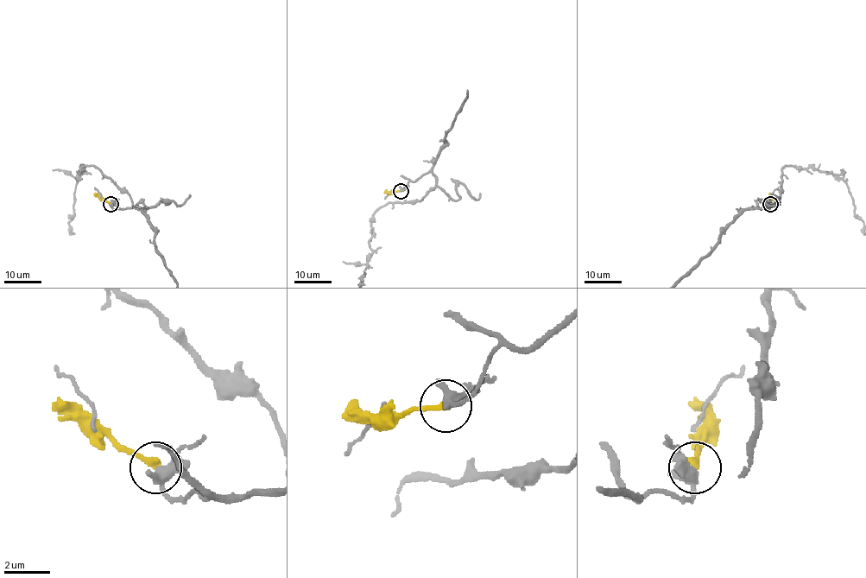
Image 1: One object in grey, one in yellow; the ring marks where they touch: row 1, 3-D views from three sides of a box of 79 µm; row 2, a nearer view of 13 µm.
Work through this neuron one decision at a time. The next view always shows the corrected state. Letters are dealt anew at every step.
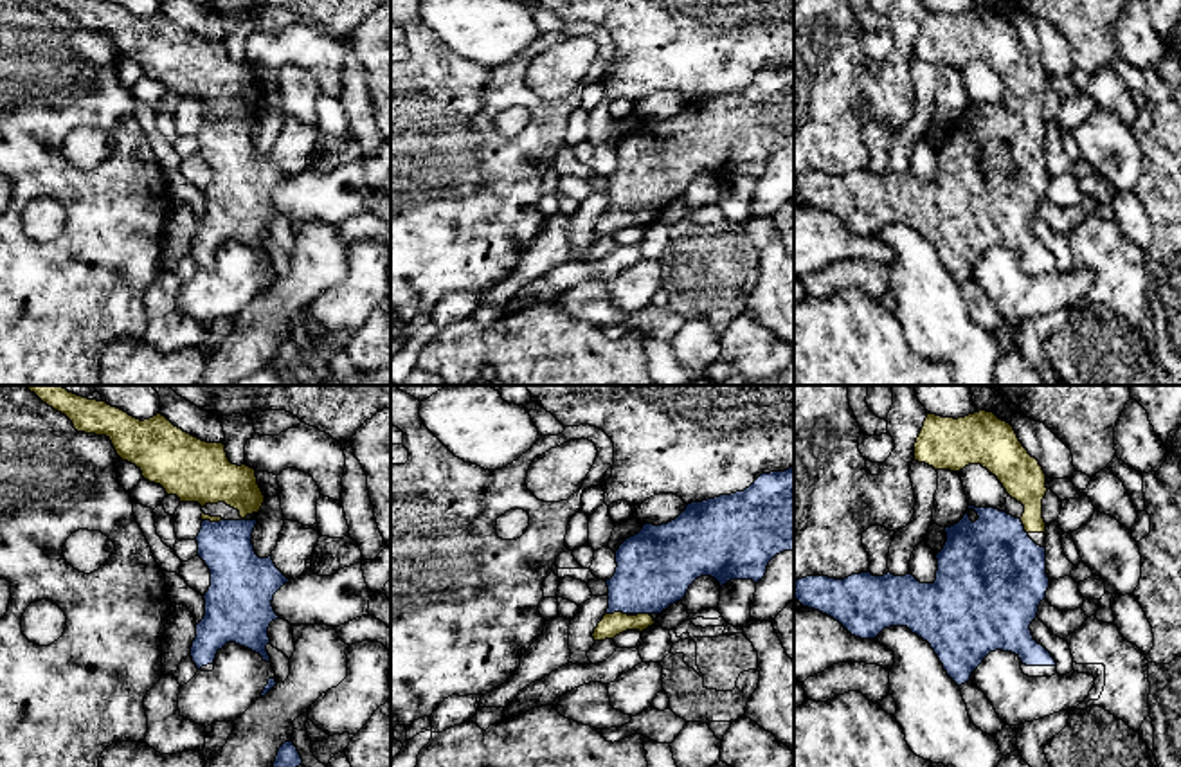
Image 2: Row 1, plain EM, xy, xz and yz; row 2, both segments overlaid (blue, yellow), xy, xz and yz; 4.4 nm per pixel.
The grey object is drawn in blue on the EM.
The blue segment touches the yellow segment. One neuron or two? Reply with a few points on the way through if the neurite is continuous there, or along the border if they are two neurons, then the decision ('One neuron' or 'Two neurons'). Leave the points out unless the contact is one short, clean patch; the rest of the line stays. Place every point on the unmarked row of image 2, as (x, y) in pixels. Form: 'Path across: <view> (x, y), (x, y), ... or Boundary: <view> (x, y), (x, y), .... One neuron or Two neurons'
Path across: xz (654, 166), (616, 207), (616, 216), (611, 222). One neuron

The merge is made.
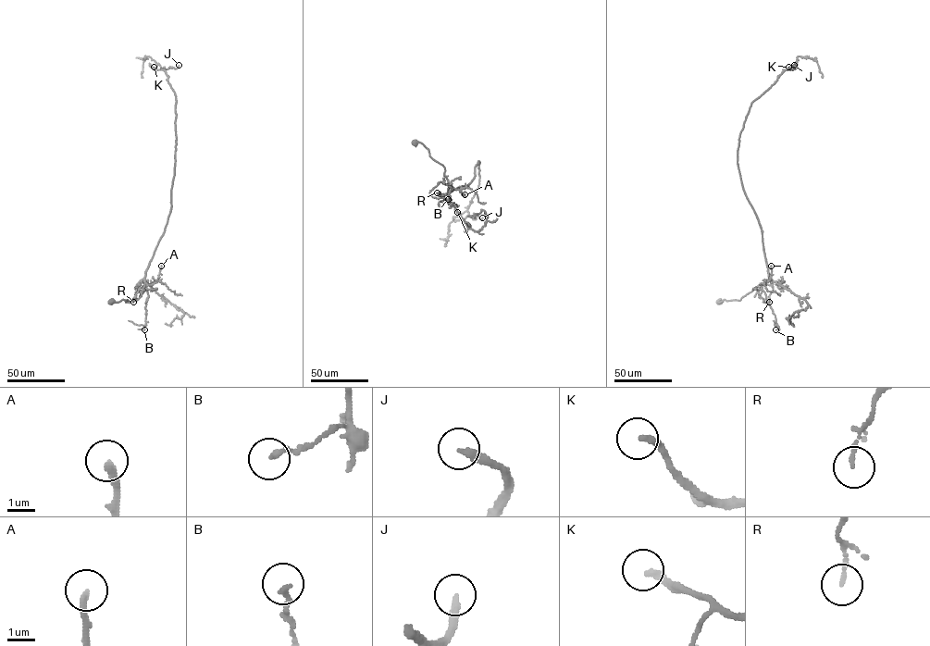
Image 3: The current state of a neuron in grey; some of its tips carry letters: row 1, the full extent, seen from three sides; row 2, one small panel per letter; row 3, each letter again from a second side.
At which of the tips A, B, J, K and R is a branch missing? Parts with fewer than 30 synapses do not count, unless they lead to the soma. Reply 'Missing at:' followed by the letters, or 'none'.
Missing at: J, K

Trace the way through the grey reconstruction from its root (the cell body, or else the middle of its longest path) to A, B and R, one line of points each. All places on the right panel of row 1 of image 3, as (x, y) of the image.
A: (719, 302), (739, 300), (758, 285), (765, 284), (771, 275), (771, 266)
B: (719, 302), (739, 300), (761, 283), (778, 327), (775, 329)
R: (719, 302), (739, 300), (770, 279), (773, 291), (769, 302)

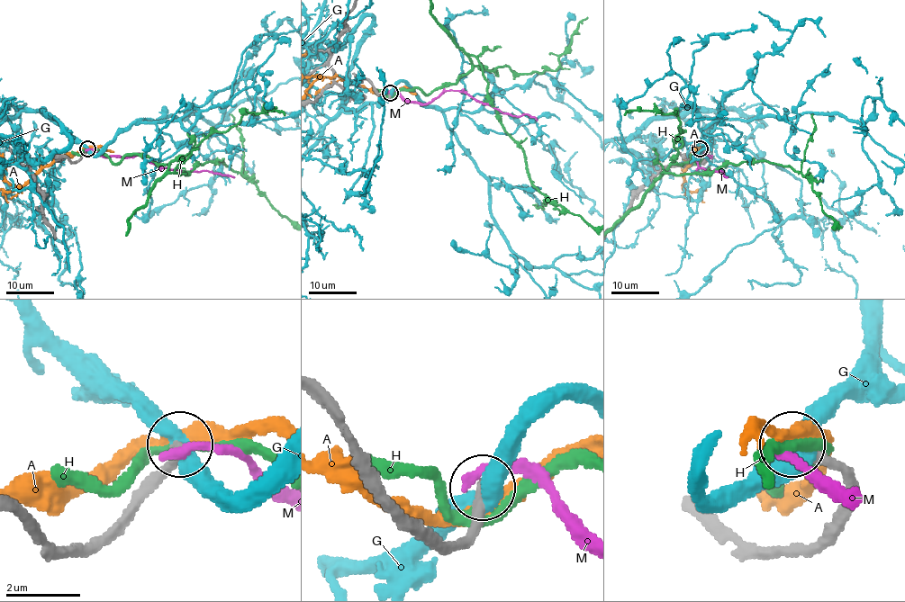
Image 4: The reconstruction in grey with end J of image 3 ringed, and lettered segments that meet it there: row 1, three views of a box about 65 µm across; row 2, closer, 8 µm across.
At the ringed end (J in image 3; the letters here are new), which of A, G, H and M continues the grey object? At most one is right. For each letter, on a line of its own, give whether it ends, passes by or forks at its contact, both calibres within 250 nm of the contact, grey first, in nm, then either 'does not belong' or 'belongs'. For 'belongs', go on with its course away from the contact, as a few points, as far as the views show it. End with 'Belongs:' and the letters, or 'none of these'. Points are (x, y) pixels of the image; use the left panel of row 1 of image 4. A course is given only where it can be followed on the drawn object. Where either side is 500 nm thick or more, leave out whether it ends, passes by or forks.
A: it passes by; 360 nm thick on the grey side, 360 nm on the other; does not belong
G: it passes by; 340 nm thick on the grey side, 480 nm on the other; does not belong
H: it passes by; 360 nm thick on the grey side, 280 nm on the other; does not belong
M: it ends there; 260 nm thick on the grey side, 280 nm on the other; does not belong
Belongs: none of these

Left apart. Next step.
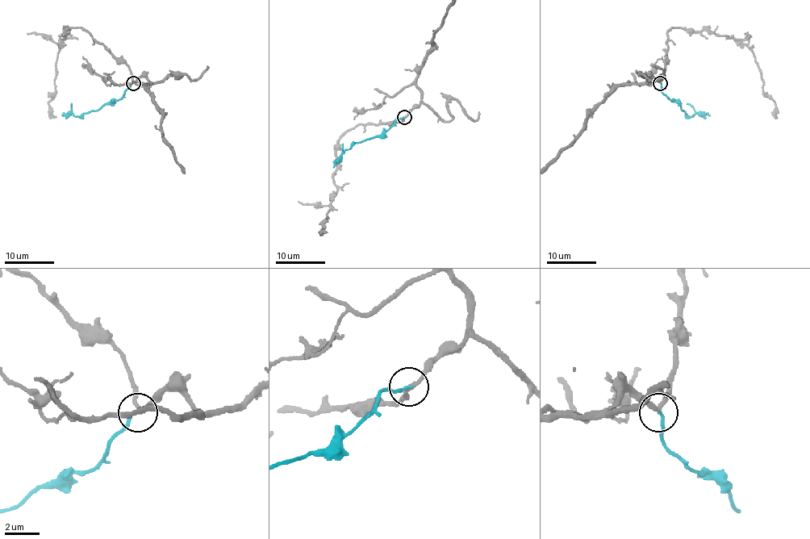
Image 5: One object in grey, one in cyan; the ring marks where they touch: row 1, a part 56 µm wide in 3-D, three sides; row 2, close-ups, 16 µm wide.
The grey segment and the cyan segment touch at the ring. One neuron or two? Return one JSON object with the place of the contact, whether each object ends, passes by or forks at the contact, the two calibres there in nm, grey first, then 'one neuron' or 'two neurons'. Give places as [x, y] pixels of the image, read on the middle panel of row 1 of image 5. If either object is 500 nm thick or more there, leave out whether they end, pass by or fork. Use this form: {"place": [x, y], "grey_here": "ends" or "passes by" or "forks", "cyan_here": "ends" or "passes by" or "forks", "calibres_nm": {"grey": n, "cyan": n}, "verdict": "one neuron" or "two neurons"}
{"place": [404, 117], "grey_here": "passes by", "cyan_here": "ends", "calibres_nm": {"grey": 200, "cyan": 170}, "verdict": "one neuron"}

